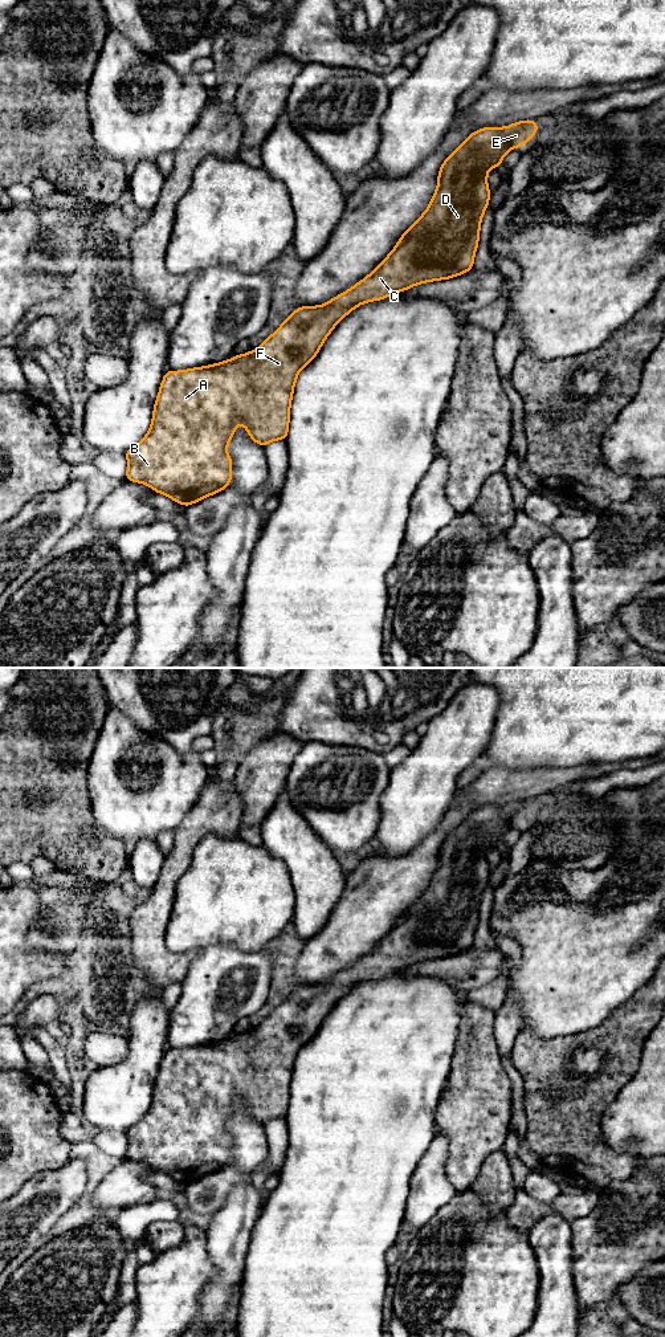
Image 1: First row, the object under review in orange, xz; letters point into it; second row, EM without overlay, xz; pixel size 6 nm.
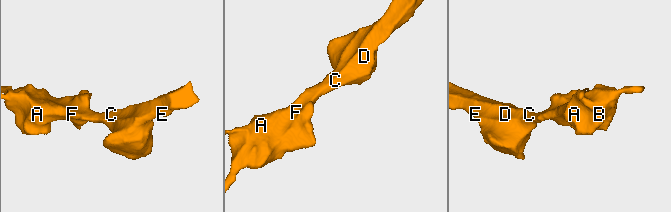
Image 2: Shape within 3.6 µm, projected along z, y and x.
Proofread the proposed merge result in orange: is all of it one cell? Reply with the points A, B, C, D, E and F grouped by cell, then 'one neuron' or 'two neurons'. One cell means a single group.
groups A B C D E F; one neuron

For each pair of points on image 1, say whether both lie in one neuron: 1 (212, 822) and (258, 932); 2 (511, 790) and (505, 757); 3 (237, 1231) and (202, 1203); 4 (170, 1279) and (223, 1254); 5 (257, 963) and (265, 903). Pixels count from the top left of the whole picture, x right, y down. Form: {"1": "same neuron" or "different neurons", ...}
{"1": "different neurons", "2": "different neurons", "3": "different neurons", "4": "different neurons", "5": "different neurons"}

